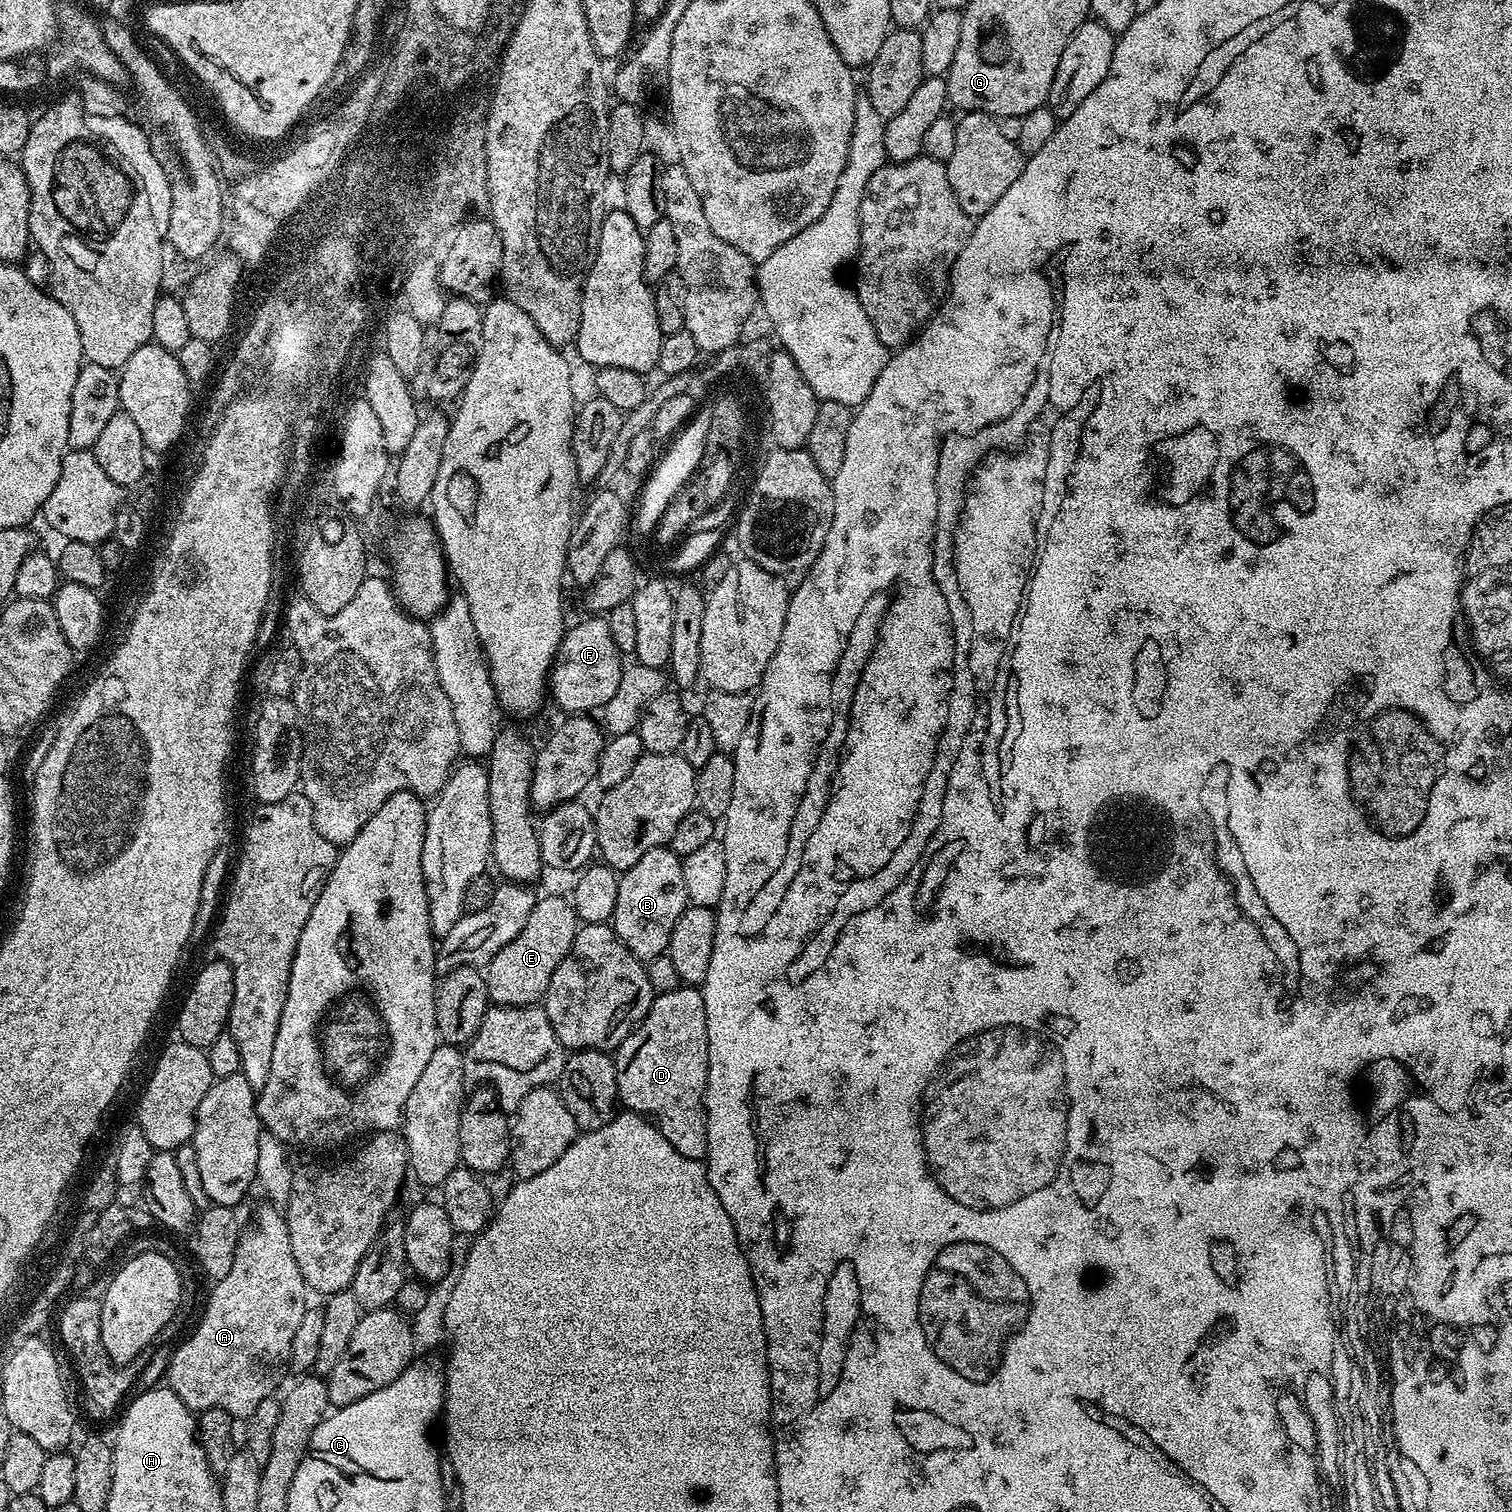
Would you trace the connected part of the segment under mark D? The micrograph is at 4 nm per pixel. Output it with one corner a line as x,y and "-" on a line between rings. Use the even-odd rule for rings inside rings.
681,986
669,992
659,993
653,999
650,1010
644,1015
643,1020
615,1048
614,1063
616,1065
616,1095
619,1103
629,1112
639,1112
645,1117
651,1118
656,1127
659,1128
661,1134
670,1142
670,1146
674,1146
674,1150
678,1150
678,1154
682,1154
686,1158
704,1160
708,1154
708,1119
706,1118
706,1110
704,1109
704,1083
706,1082
706,1074
708,1073
708,1035
706,1034
706,1006
704,1005
703,991
696,986

